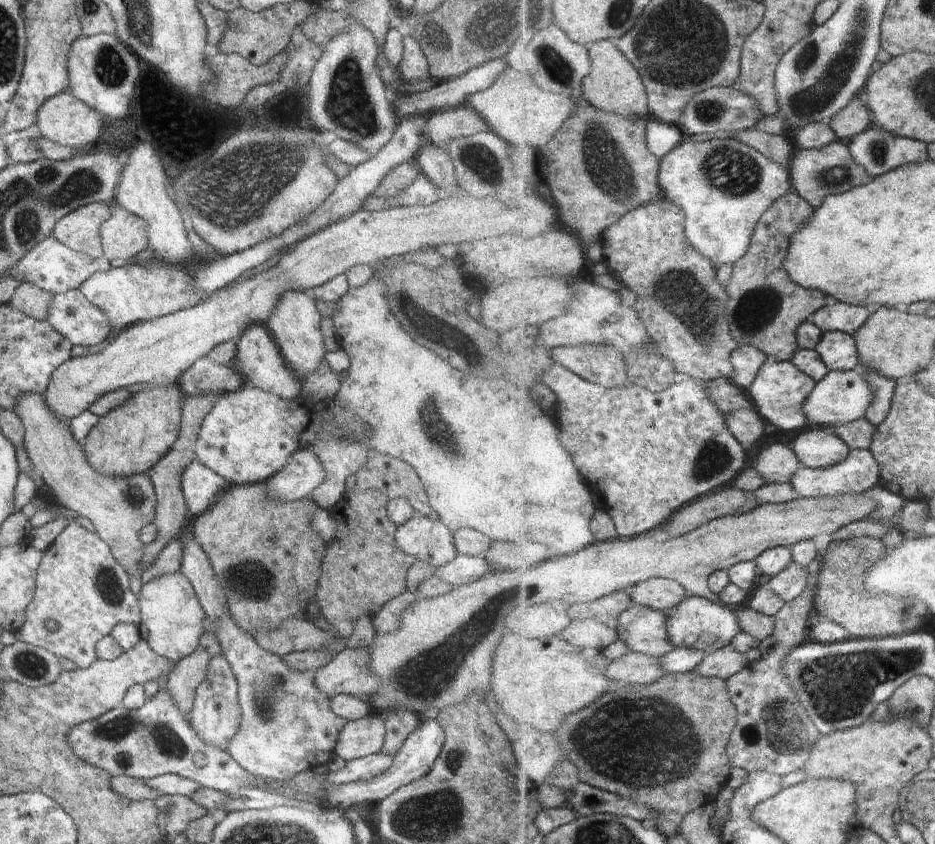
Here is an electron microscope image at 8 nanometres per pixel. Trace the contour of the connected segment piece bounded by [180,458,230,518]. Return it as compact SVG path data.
M196 458L190 462L182 471L180 486L191 518L202 514L228 485L225 478L200 464Z

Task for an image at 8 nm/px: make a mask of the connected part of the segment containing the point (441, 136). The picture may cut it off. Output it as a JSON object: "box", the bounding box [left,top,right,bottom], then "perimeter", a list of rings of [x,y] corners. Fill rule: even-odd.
{"box":[426,105,491,150],"perimeter":[[[467,105],[440,109],[436,112],[432,112],[426,119],[426,139],[433,141],[433,144],[436,144],[436,146],[442,150],[446,150],[447,146],[445,144],[450,139],[469,137],[476,133],[484,133],[491,130],[489,124],[474,109]]]}

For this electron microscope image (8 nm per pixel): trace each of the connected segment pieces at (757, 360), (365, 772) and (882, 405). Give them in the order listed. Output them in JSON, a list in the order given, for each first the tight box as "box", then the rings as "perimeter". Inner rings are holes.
[{"box":[731,345,771,390],"perimeter":[[[745,345],[740,346],[734,352],[731,360],[734,368],[737,370],[733,382],[749,390],[758,378],[760,369],[764,366],[764,363],[771,360],[771,358],[758,347]]]},{"box":[326,751,394,783],"perimeter":[[[382,751],[365,756],[361,759],[348,761],[344,768],[335,773],[326,773],[331,783],[355,783],[369,781],[377,776],[382,776],[393,763],[394,756],[384,754]]]},{"box":[860,362,900,426],"perimeter":[[[864,362],[860,368],[868,380],[873,392],[873,401],[870,408],[867,408],[865,414],[876,426],[880,426],[887,420],[891,413],[893,400],[897,393],[900,381],[888,375],[878,372],[876,369],[870,369]]]}]

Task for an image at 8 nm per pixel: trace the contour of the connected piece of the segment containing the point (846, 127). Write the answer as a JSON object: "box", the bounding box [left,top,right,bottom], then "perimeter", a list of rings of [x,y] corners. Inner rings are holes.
{"box":[830,97,874,143],"perimeter":[[[858,97],[830,121],[838,140],[847,143],[855,136],[866,132],[872,125],[874,125],[874,116],[869,106]]]}

